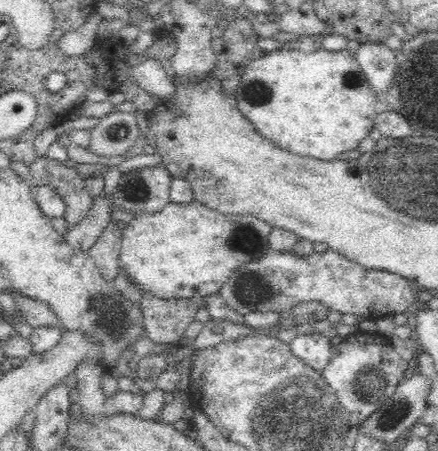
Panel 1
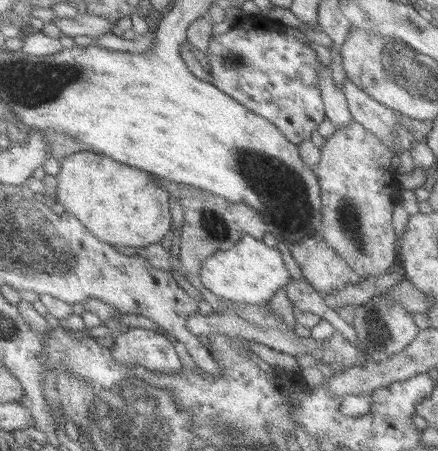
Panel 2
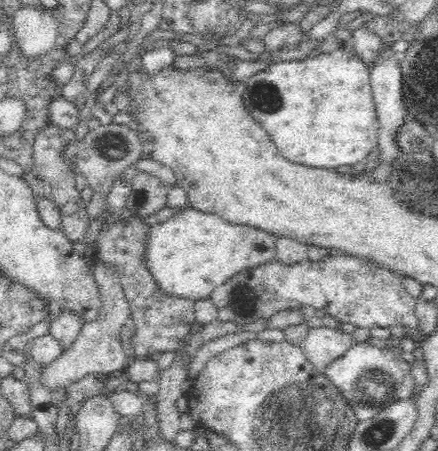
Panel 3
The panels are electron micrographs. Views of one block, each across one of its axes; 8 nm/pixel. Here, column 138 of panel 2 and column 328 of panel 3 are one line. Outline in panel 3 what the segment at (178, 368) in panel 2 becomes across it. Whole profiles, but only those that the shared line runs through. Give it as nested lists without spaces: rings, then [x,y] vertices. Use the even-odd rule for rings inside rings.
[[[320,326],[308,330],[302,350],[310,360],[312,368],[320,374],[326,374],[330,364],[334,364],[334,360],[342,356],[342,352],[346,352],[352,344],[352,334],[344,334],[338,328]]]

